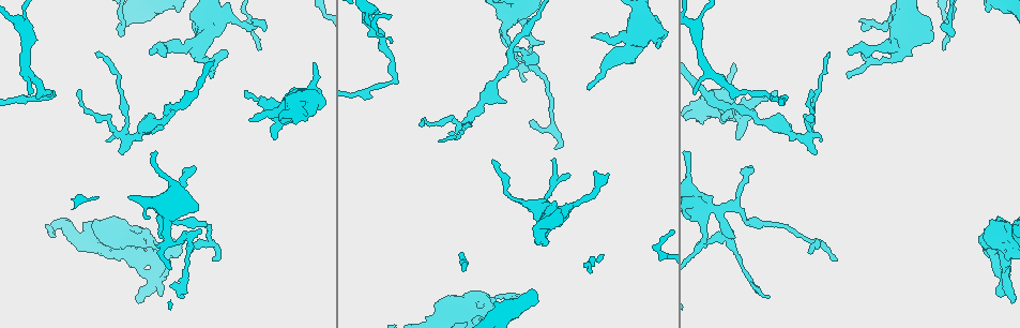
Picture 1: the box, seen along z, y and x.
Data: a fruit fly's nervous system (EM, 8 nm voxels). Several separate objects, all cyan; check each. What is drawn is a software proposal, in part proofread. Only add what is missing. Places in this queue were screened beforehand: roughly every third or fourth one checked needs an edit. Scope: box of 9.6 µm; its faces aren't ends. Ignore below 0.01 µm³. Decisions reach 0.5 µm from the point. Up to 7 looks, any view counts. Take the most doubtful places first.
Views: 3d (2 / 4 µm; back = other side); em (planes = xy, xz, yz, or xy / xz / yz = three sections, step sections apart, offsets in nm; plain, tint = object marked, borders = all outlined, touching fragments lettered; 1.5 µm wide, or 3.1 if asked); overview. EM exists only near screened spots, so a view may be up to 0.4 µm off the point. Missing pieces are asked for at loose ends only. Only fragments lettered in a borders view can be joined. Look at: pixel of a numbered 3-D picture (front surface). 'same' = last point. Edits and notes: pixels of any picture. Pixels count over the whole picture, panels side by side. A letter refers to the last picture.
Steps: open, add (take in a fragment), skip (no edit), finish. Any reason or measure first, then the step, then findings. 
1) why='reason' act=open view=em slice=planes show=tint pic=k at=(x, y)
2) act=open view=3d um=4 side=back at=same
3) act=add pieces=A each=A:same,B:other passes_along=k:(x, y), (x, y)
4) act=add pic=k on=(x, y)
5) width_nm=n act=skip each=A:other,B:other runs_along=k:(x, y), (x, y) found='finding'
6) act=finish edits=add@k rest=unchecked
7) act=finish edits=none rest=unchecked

act=open view=3d um=4 side=back pic=1 at=(726, 121)

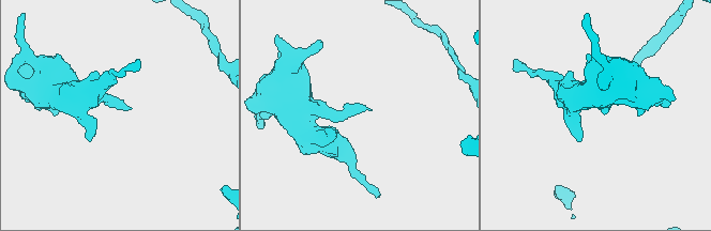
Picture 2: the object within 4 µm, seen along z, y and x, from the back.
why='now the EM' act=open view=em slice=planes show=borders pic=2 at=(368, 108)

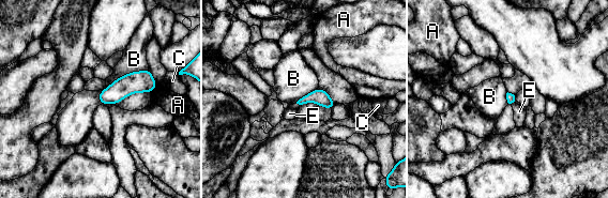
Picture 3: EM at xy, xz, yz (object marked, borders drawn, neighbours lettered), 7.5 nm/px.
act=skip each=A:other,B:other,C:other,E:other border=3:(148, 69), (125, 73), (106, 87) found='no lettered fragment goes on from it'

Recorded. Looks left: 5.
why='an open end' act=open view=3d um=2 pic=1 at=(734, 63)

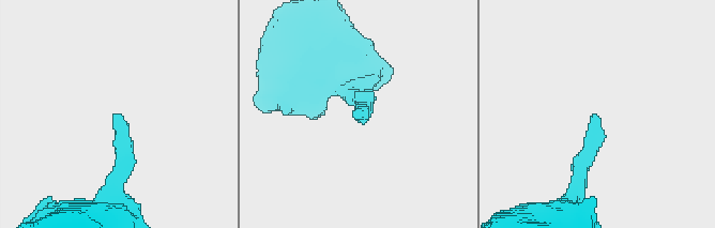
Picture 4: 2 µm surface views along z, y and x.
why='shape alone is not enough' act=open view=em slice=xz step=8 show=borders pic=4 at=(594, 113)

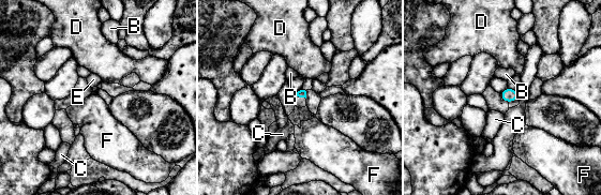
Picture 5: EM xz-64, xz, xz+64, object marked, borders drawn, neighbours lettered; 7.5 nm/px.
why='another direction' act=open view=em slice=planes show=borders at=same

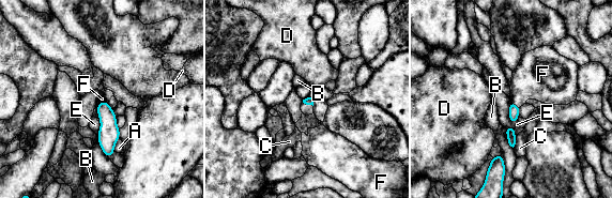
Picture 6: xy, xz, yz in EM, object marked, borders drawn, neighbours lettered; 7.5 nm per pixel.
act=add pieces=F each=A:other,B:other,C:other,D:other,E:other,F:same passes_along=6:(309, 101), (308, 104), (306, 109) found='the neuron continues'

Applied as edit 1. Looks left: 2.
why='tapers out' act=open view=em slice=planes show=borders pic=1 at=(151, 54)

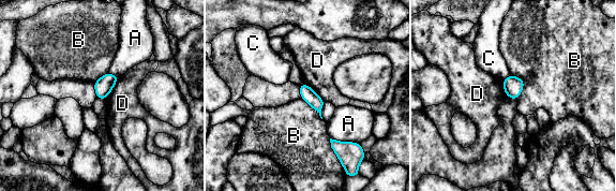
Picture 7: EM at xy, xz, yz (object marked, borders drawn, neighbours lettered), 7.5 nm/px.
act=skip each=A:other,B:other,C:other,D:other border=7:(119, 76), (105, 100) found='no lettered fragment goes on from it'

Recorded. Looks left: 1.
act=finish edits=add@6 rest=unchecked

